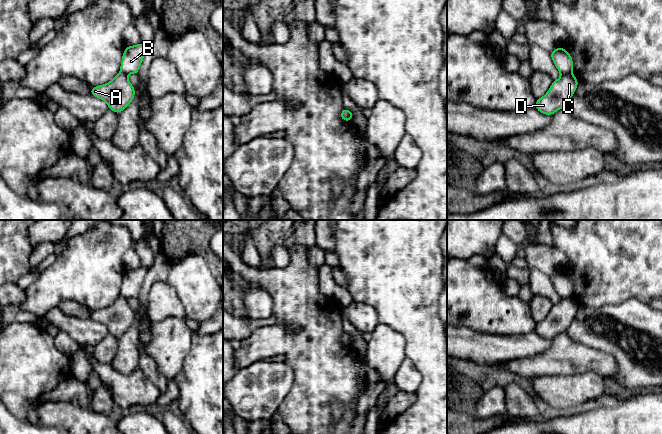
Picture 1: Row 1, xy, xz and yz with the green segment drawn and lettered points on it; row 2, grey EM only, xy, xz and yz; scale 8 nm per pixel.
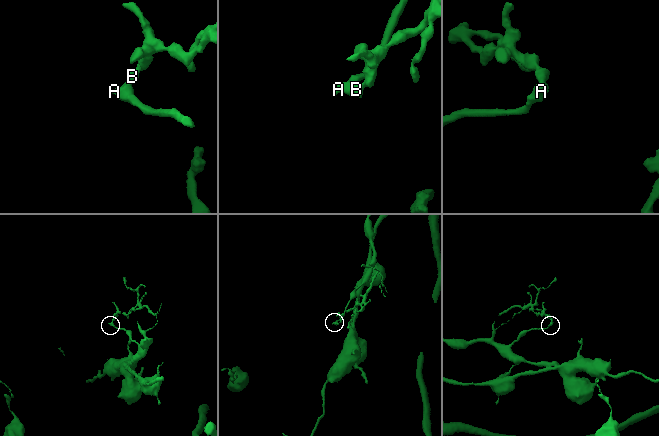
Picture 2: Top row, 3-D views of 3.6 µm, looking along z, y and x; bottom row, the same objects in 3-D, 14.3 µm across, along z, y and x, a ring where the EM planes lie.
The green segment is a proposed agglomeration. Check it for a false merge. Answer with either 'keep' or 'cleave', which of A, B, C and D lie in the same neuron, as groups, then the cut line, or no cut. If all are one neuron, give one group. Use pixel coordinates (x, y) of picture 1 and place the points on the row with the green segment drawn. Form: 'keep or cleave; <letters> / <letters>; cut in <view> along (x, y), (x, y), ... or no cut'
cleave; A C D / B; cut in yz along (571, 72), (561, 74)

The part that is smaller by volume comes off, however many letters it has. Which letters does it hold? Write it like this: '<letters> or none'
B

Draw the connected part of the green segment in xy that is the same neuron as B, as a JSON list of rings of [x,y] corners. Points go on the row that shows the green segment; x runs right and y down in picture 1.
[[[140,42],[138,45],[126,46],[120,65],[121,72],[127,74],[138,74],[143,61],[147,45]]]

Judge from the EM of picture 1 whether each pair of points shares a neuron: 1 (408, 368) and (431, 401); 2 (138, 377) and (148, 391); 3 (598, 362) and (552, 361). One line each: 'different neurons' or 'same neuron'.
1: different neurons
2: same neuron
3: same neuron

